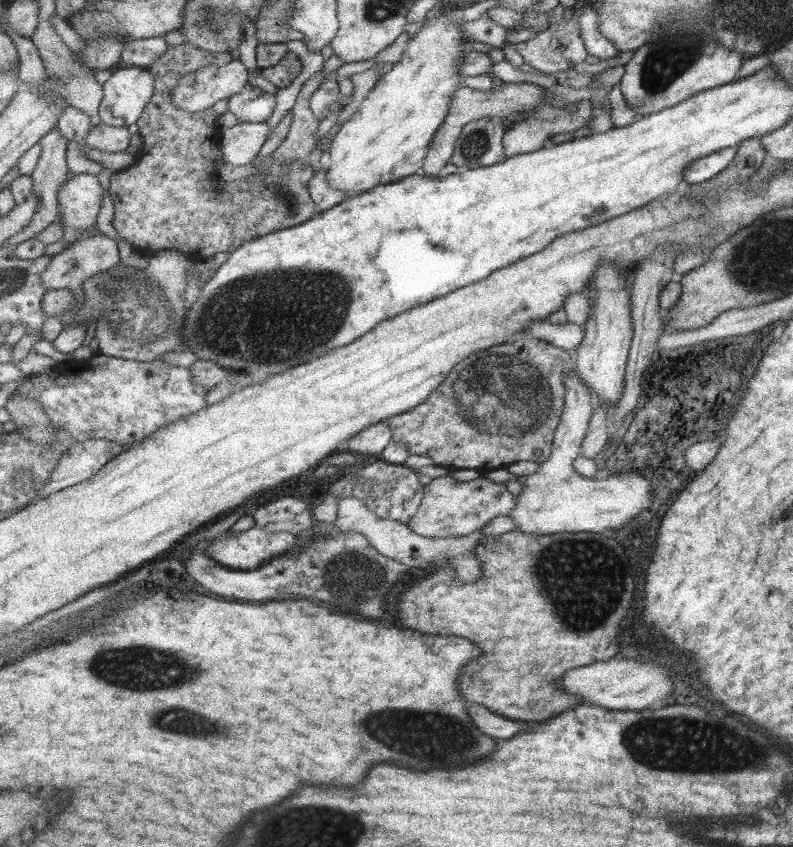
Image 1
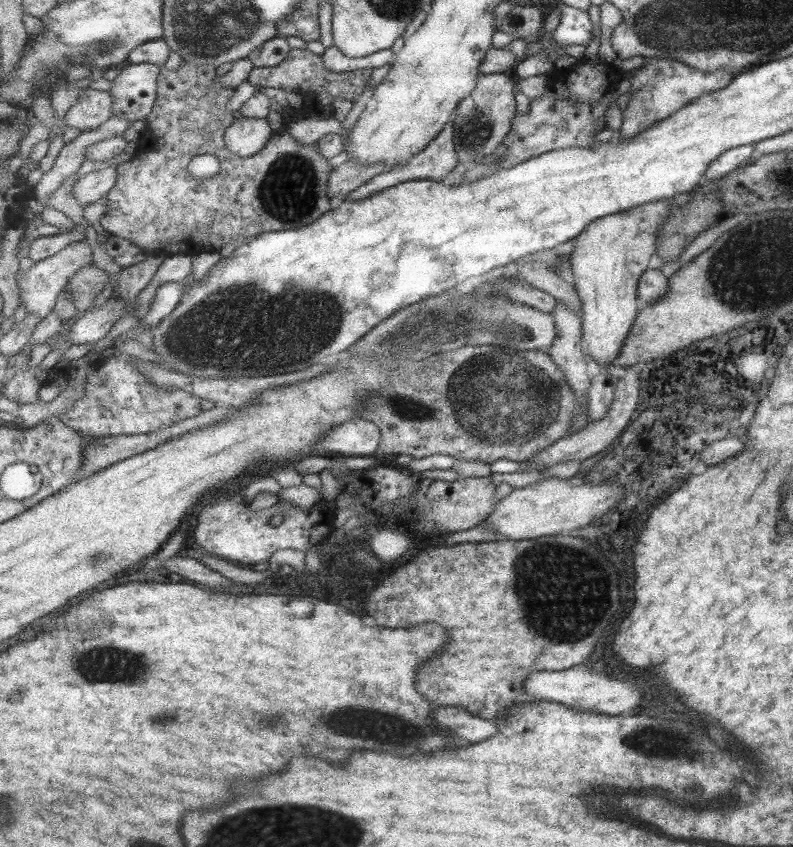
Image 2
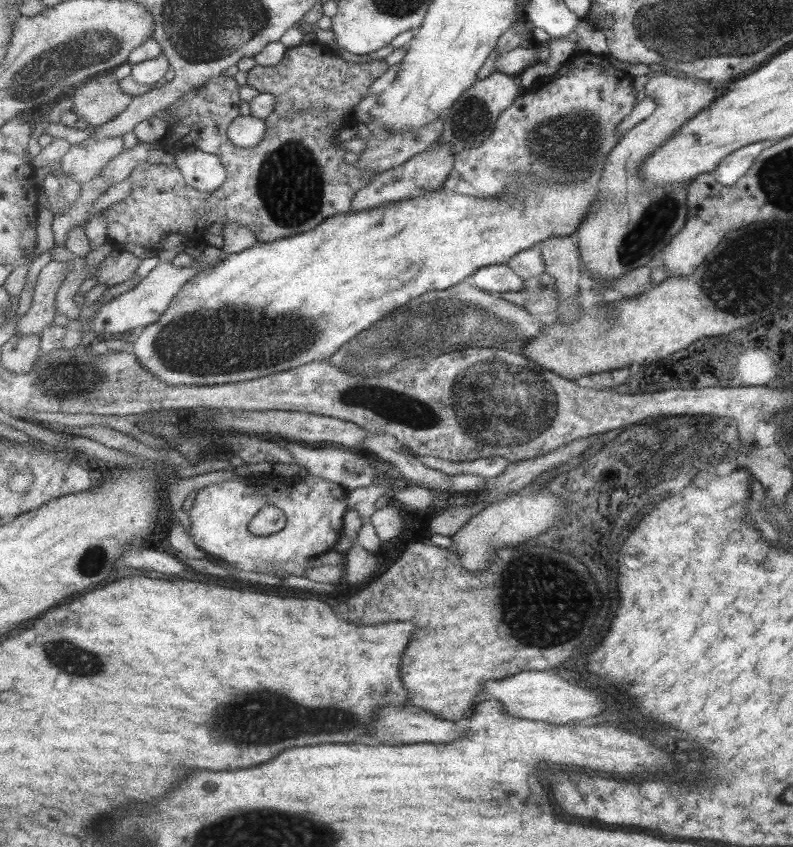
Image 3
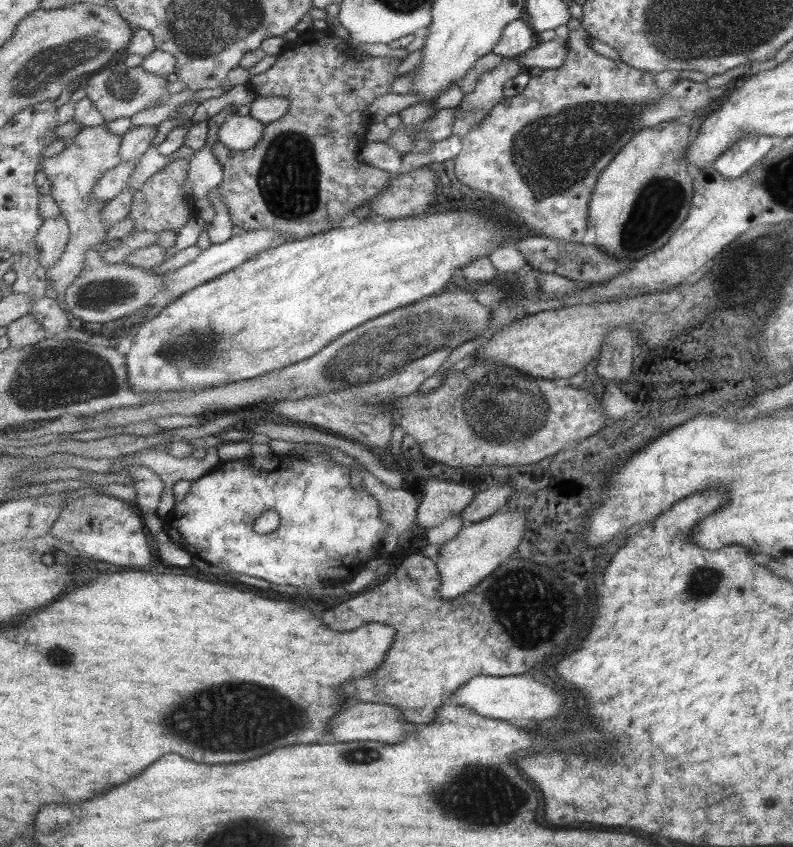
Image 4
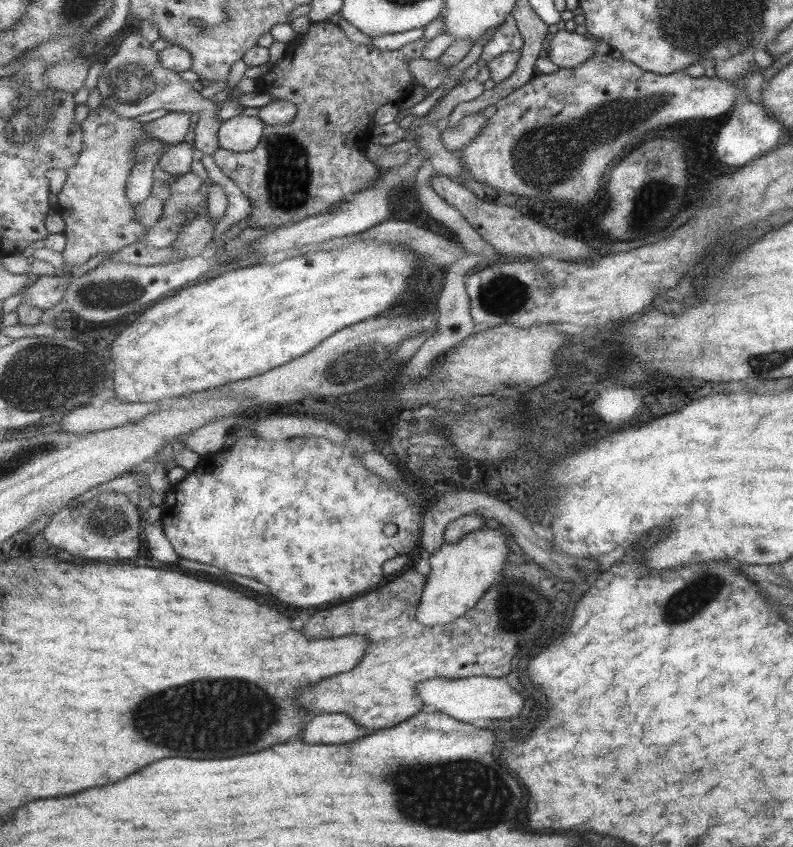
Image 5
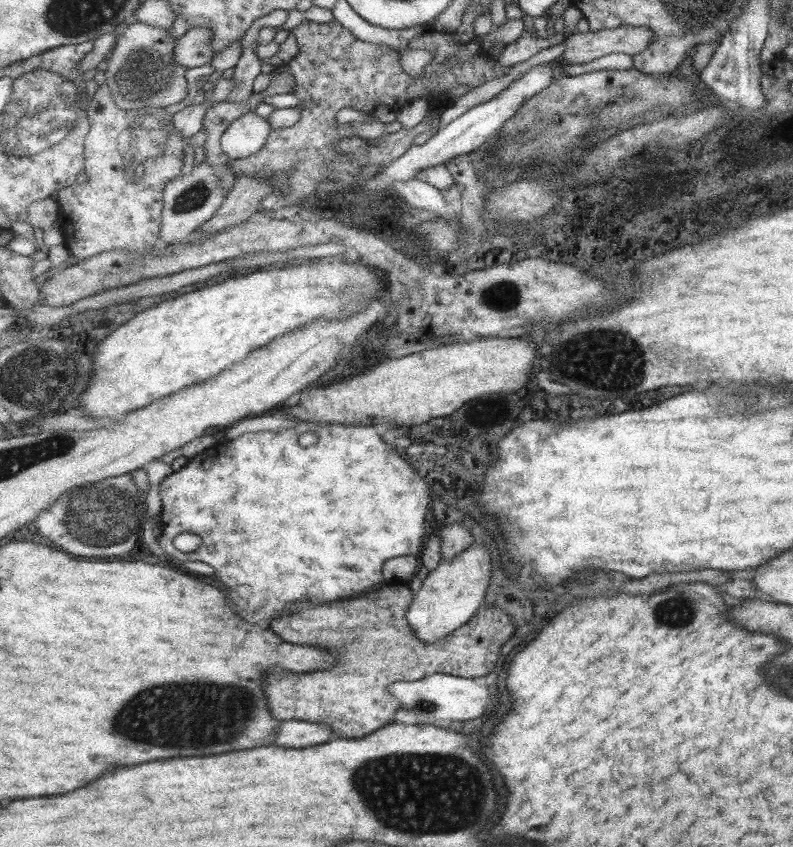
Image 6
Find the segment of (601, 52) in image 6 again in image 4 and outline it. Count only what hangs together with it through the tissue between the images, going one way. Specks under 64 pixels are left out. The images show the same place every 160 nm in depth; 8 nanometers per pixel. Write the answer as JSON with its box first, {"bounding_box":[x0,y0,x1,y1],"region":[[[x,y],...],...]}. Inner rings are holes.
{"bounding_box":[514,36,567,70],"region":[[[555,36],[549,42],[538,42],[533,49],[514,59],[519,61],[523,68],[538,67],[542,70],[551,70],[564,64],[565,57],[567,42]]]}

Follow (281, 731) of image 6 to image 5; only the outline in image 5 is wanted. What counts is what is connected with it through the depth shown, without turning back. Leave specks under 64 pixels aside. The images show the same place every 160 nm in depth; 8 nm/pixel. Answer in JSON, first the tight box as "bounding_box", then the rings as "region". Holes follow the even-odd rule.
{"bounding_box":[300,714,367,745],"region":[[[320,714],[309,718],[300,740],[311,744],[336,745],[367,736],[349,714]]]}

